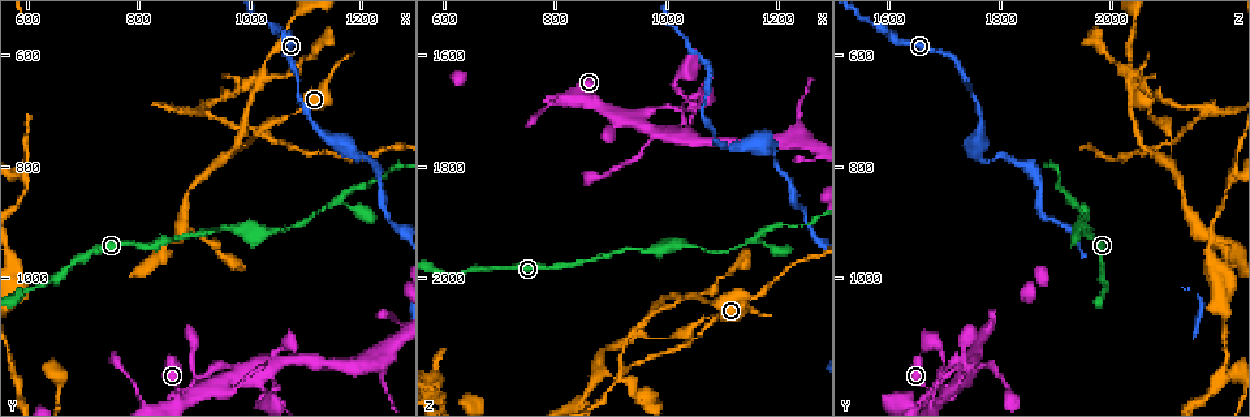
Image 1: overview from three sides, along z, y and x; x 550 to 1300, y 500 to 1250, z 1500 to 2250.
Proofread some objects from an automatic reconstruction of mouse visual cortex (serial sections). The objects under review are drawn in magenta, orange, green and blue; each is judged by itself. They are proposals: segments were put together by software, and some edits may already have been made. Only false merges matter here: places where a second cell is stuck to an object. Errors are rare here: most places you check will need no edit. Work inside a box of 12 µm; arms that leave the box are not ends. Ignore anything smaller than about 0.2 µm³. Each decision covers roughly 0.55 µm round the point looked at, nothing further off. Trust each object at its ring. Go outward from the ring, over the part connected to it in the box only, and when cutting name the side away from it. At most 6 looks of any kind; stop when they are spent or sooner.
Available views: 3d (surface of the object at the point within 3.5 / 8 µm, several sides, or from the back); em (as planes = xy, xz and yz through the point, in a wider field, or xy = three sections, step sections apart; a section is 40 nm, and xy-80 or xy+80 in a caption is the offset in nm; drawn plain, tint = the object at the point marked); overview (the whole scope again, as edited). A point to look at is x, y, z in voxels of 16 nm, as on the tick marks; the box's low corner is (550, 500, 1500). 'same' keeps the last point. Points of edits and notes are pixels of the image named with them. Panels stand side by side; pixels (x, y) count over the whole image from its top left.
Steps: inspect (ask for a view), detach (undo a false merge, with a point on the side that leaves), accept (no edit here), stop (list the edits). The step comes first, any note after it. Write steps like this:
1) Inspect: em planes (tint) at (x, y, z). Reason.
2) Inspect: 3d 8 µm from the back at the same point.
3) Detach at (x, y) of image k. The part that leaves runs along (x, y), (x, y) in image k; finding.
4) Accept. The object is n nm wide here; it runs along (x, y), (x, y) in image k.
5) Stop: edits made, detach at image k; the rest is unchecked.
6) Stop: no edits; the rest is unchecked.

Inspect: 3d 8 µm at (955, 785, 2095). Thin arm on a thick one.

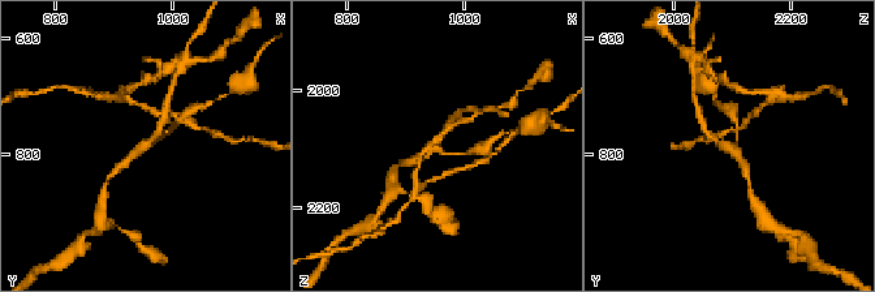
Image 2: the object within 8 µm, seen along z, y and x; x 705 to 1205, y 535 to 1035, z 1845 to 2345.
Inspect: 3d 3.5 µm at (955, 785, 2095). Closer look.

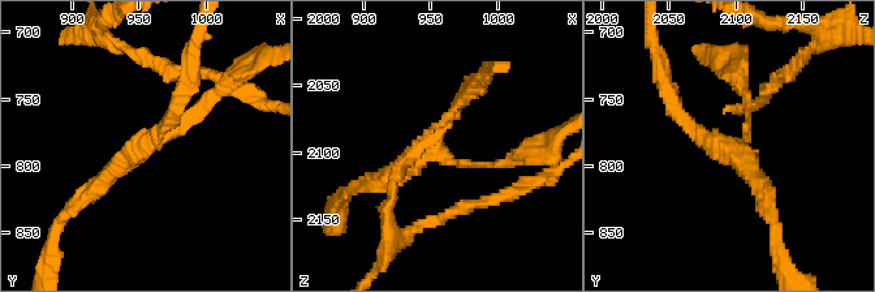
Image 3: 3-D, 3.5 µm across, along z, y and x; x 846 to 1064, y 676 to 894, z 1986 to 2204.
Inspect: em xy step 2 (tint) at (954, 788, 2096). 3 arms meet here; the arms are 100, 150, 250 nm wide; now the EM.

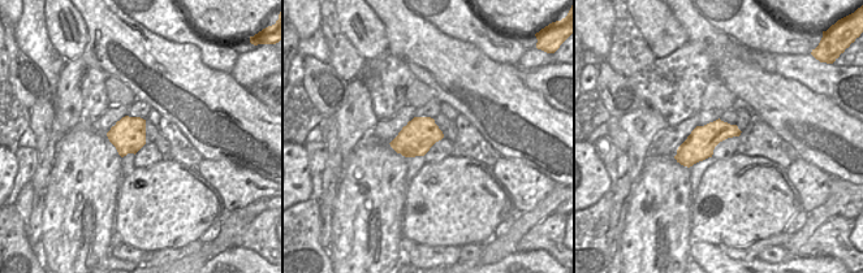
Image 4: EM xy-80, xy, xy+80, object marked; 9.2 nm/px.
Accept. It runs along (503, 164), (455, 164), (435, 147), (472, 87) in image 3; all the same cell.

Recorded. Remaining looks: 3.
Inspect: 3d 3.5 µm at (1025, 640, 2040).

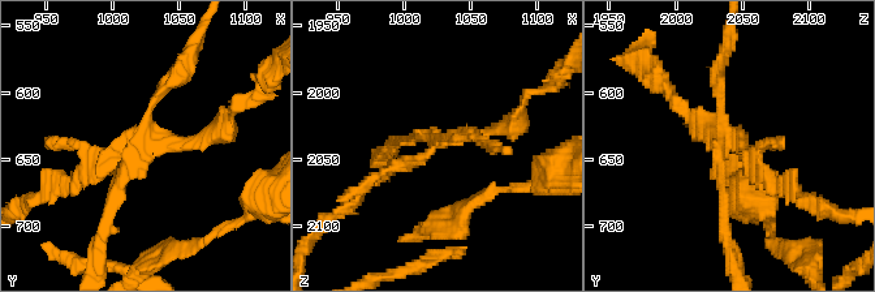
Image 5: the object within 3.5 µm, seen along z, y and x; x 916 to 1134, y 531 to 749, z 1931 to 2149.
Inspect: em xy step 1 (tint) at (1024, 640, 2038). Now the EM.

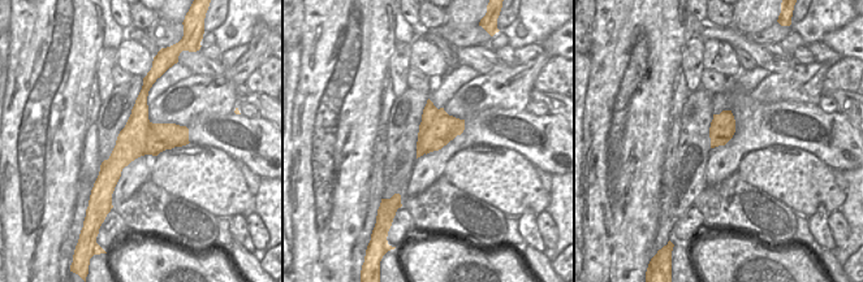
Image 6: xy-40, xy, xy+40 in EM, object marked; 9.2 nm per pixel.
Detach at (97, 170) of image 5. The part that leaves runs along (434, 147), (341, 210) in image 5; a second cell is stuck on.

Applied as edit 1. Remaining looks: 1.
Stop: edits made, detach at image 5; the rest is unchecked.

